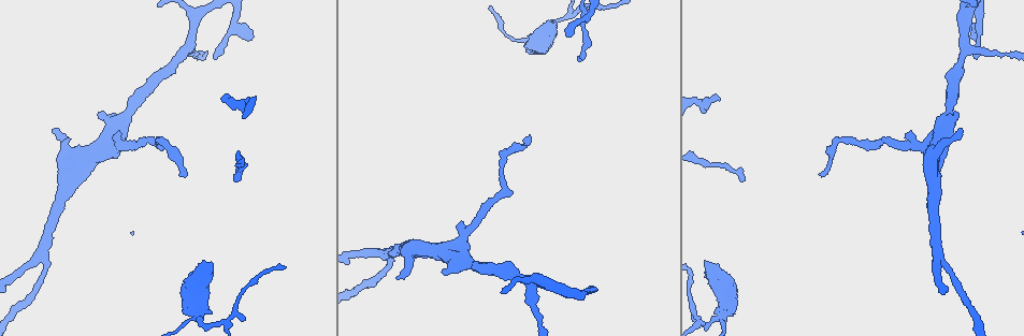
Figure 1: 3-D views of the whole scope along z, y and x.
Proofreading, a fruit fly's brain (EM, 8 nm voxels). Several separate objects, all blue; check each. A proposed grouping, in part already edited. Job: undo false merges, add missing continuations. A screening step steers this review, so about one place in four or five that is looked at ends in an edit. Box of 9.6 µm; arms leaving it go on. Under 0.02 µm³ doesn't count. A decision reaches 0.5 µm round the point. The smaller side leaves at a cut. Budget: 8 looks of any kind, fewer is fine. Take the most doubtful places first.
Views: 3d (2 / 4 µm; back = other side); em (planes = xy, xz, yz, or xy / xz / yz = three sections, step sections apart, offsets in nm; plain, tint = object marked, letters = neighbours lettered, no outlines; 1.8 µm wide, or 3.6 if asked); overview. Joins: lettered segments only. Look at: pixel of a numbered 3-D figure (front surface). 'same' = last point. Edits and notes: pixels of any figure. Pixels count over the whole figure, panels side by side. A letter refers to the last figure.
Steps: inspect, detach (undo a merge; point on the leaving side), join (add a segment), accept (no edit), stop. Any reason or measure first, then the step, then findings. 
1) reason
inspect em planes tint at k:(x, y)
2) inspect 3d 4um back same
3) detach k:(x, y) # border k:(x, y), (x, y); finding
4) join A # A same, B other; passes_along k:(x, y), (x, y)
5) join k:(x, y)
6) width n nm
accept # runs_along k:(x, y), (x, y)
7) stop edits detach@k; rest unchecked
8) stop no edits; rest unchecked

an open end
inspect 3d 2um at 1:(594, 290)

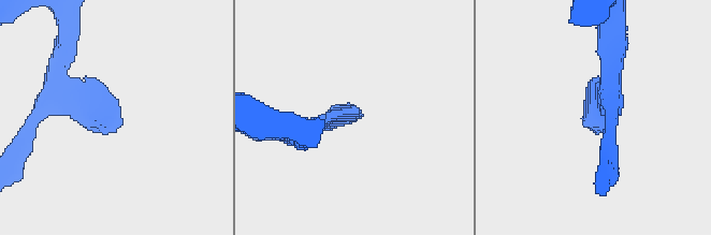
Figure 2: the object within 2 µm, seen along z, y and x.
inspect em xz step 4 tint at 2:(597, 132)

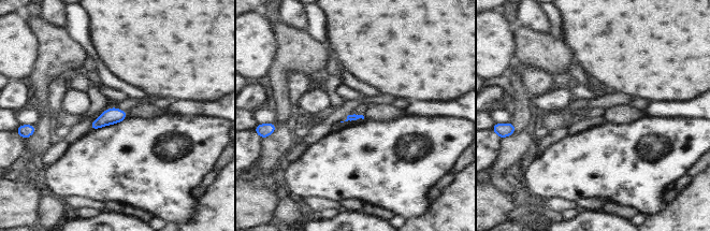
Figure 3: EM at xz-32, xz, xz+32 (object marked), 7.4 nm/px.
inspect em planes letters same

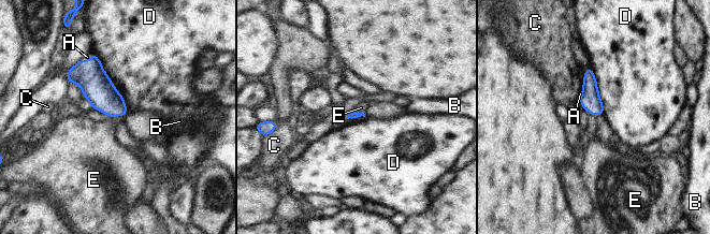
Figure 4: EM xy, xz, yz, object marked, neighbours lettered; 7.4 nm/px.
accept # A other, B other, C other, D other, E other; border 4:(363, 112), (350, 113); no lettered segment goes on from it

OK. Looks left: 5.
thick turns thin
inspect 3d 2um back at 1:(119, 145)

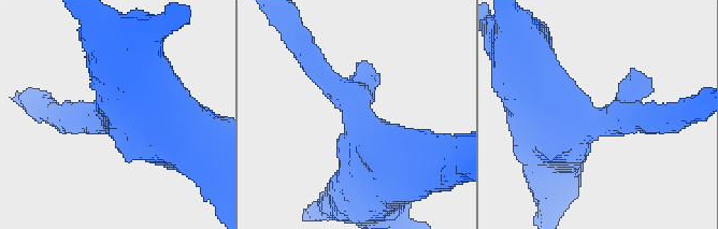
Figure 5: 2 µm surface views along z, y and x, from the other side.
arm_widths 220, 550 nm; need the tissue
inspect em planes letters at 5:(358, 104)

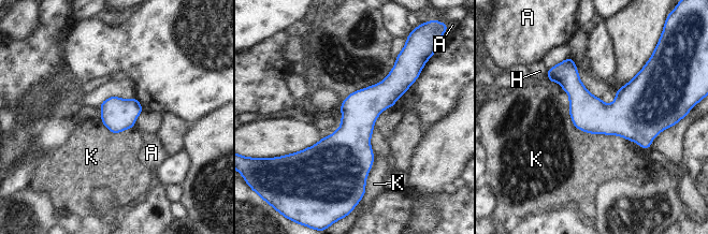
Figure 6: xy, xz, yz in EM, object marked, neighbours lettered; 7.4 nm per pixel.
longest_contact K 500 nm
accept # A other, H other, K other; all the same neuron

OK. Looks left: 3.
abrupt turn
inspect em planes letters at 1:(506, 153)

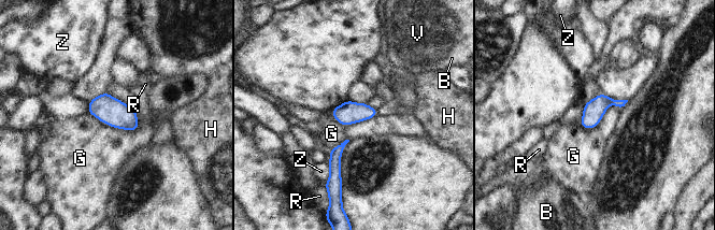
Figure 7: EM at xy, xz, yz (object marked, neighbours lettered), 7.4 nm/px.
longest_contact G 420 nm
accept # B other, G other, H other, R other, V other, Z other; border 7:(87, 111), (111, 126), (139, 127); one neuron here

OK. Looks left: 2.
stop no edits; rest unchecked

